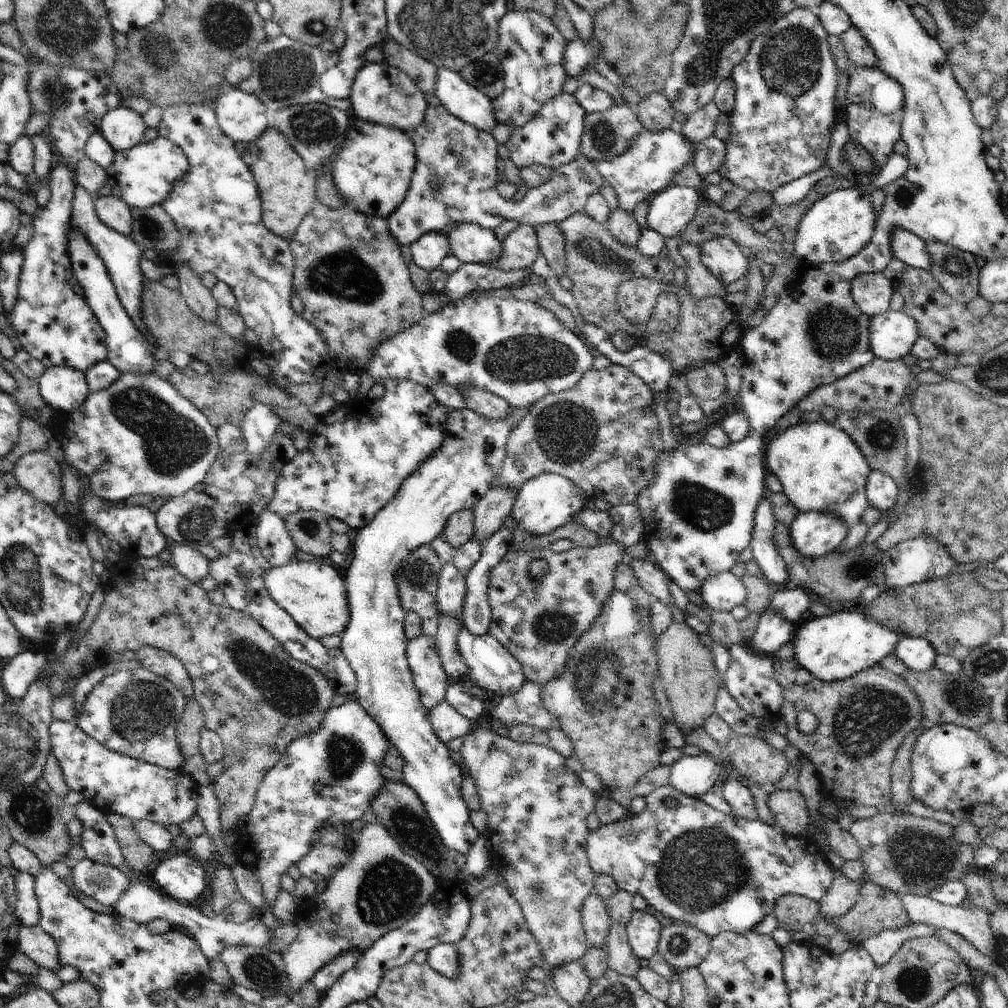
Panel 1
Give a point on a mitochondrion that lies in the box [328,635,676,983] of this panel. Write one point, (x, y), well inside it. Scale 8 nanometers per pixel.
(391, 888)

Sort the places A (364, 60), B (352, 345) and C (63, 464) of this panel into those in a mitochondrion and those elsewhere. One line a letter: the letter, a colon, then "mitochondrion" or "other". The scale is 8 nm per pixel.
A: other
B: other
C: other

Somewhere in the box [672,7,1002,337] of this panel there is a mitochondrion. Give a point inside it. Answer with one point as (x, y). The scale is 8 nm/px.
(789, 63)

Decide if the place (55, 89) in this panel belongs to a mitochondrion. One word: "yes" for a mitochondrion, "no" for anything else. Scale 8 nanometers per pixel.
yes

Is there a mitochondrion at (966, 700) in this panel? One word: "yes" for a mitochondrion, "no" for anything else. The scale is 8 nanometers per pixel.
yes

